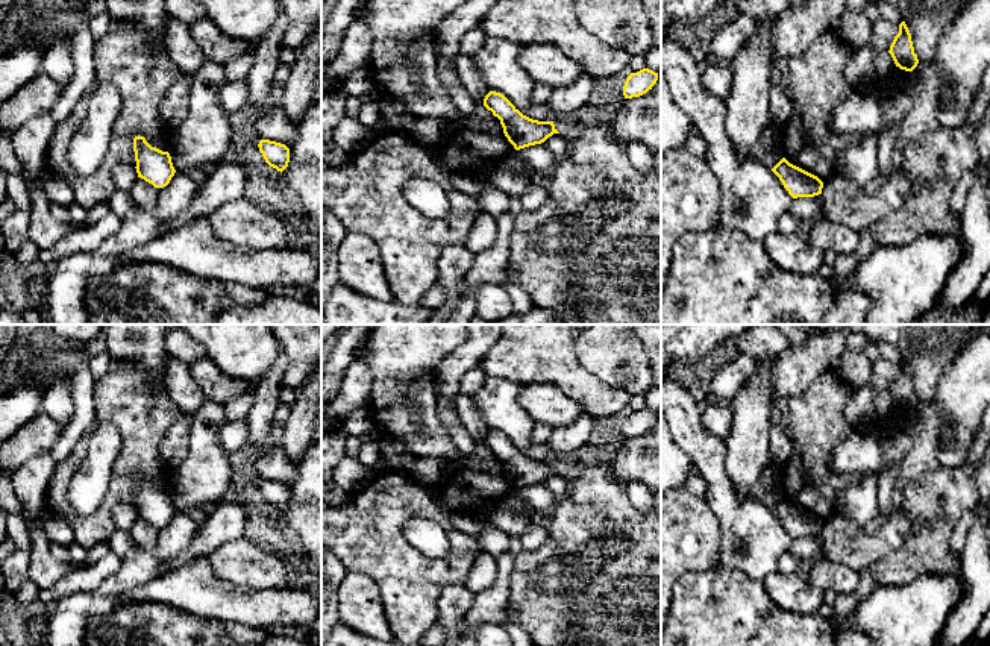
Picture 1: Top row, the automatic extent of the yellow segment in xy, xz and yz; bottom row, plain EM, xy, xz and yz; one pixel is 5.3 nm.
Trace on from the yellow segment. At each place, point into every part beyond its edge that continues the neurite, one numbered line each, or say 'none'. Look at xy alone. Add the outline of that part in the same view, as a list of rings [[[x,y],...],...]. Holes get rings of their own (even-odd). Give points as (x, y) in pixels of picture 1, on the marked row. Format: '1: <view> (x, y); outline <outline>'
none

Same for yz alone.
none

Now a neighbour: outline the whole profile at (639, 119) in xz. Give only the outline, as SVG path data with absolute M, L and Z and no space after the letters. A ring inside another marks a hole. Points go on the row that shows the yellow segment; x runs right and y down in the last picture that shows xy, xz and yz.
M661 71L656 83L646 94L620 103L608 127L625 146L638 141L653 155L661 153Z

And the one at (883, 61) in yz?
M876 52L873 67L875 70L870 80L878 82L887 79L896 64L888 52Z

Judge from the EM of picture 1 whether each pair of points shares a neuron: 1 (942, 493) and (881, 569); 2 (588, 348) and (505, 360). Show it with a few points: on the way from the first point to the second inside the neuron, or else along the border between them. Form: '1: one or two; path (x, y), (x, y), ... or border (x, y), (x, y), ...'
1: one; path (933, 514), (933, 529), (902, 560)
2: two; border (576, 340), (576, 358), (596, 378)

